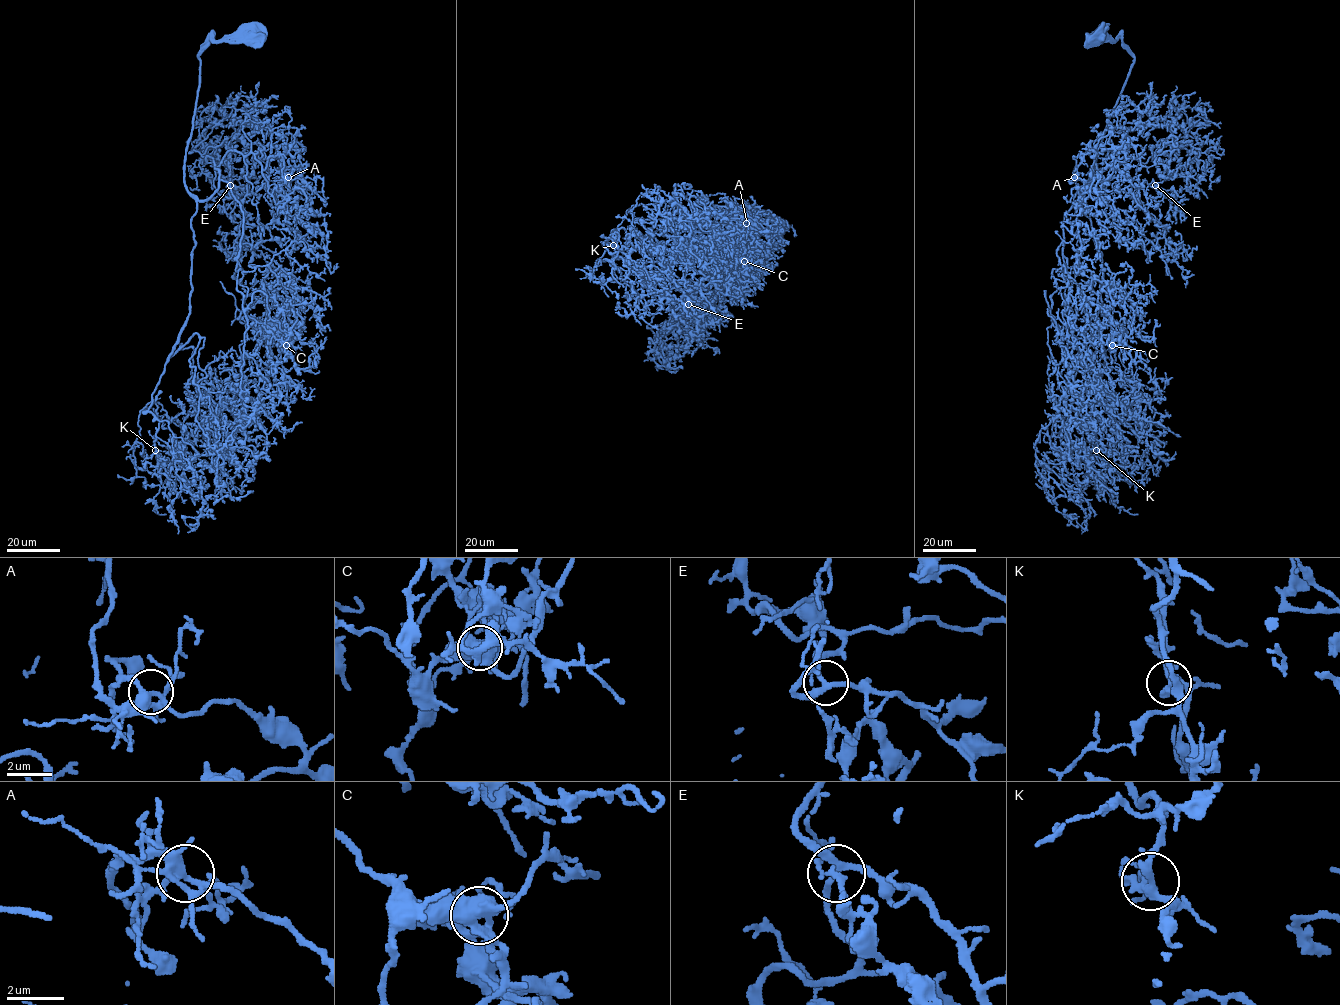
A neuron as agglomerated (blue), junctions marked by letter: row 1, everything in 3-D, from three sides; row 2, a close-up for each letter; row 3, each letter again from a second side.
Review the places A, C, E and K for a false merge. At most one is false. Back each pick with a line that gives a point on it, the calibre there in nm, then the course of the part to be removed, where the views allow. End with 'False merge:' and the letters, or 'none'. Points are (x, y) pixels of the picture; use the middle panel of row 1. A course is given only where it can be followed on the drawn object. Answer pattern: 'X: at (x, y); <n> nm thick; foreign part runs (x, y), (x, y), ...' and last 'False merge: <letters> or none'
C: at (744, 261); 550 nm thick; foreign part runs (744, 261), (732, 259), (730, 272), (715, 277), (694, 261), (731, 275), (720, 292)
False merge: C

